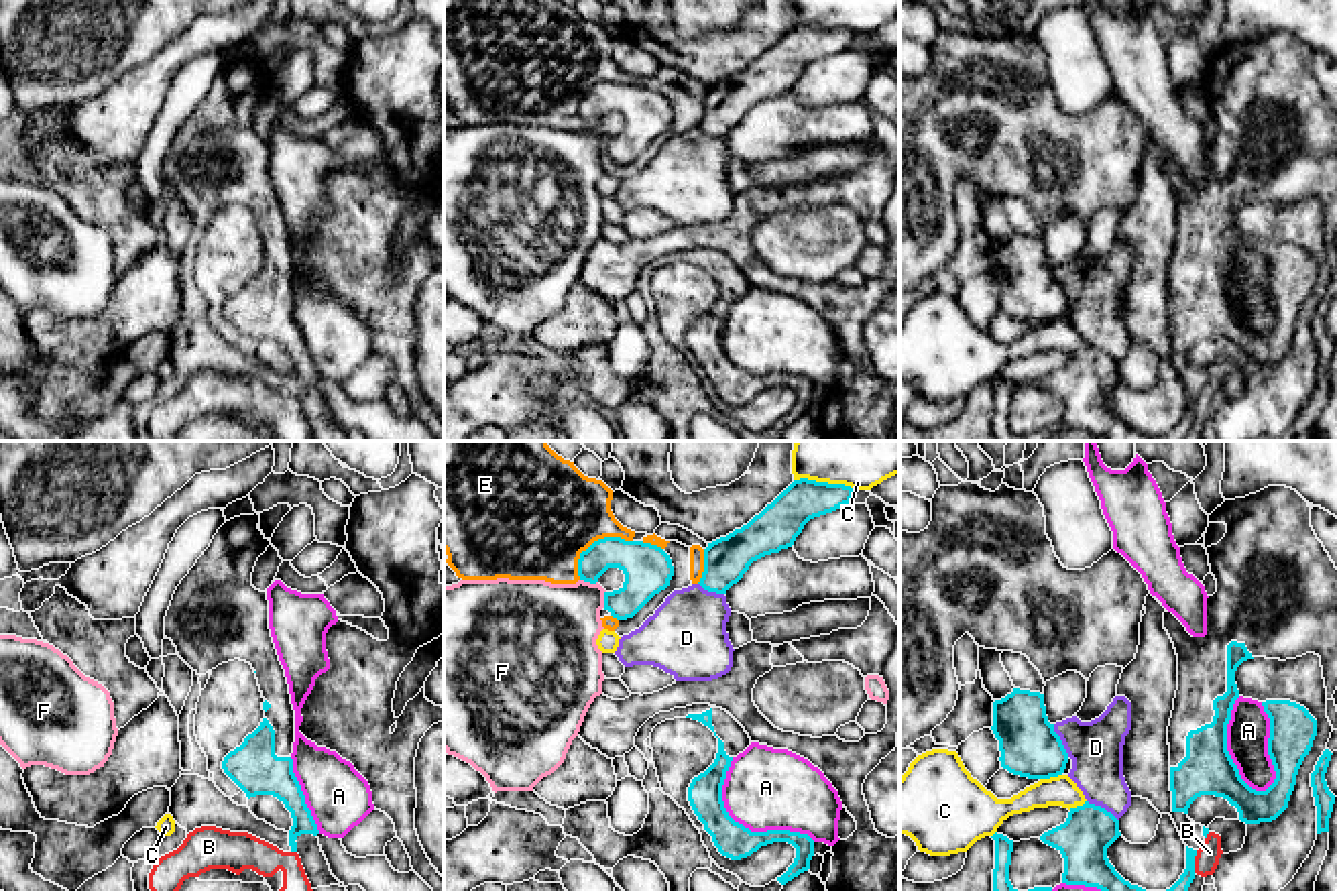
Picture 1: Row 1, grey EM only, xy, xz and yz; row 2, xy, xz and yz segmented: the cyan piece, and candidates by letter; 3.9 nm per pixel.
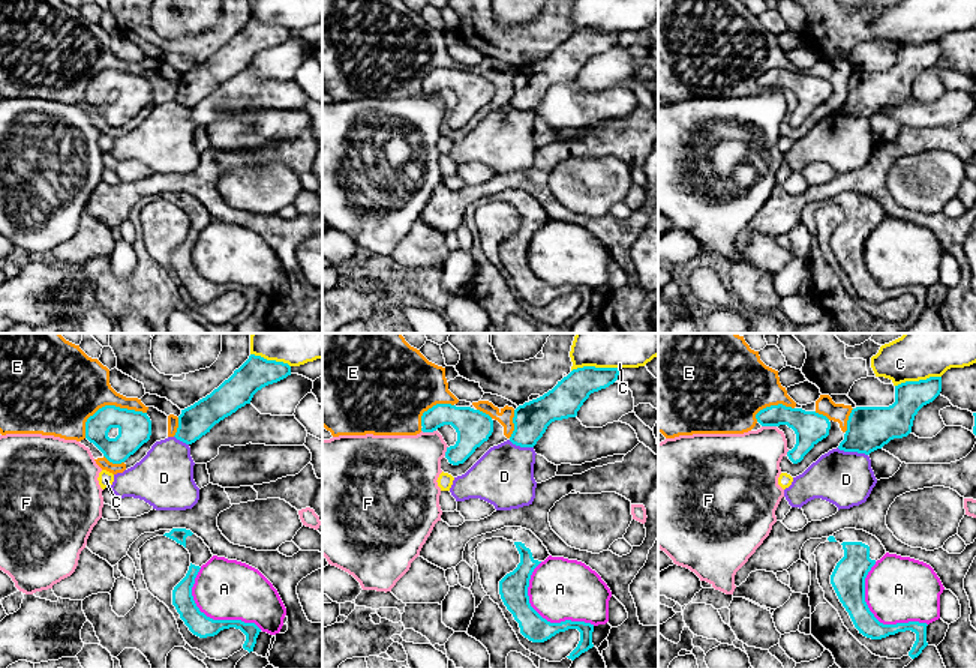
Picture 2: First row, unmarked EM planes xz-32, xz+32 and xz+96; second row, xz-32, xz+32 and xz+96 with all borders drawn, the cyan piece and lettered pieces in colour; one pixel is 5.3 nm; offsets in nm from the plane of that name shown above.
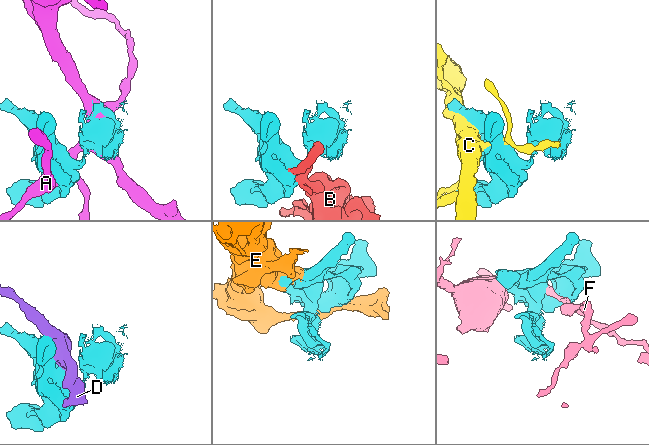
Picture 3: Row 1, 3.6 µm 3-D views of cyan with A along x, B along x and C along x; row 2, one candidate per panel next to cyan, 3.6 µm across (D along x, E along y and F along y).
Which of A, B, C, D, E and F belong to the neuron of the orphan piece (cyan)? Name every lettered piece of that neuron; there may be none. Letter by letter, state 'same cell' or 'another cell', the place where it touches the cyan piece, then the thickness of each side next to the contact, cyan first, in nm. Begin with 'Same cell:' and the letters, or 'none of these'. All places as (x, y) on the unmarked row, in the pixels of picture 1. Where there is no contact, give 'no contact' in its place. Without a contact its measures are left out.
Same cell: none of these
A: another cell | yz (1226, 293) | 200/170 nm
B: another cell | yz (1193, 405) | 70/100 nm
C: another cell | xz (825, 27) | 170/140 nm
D: another cell | yz (1061, 285) | 240/220 nm
E: another cell | xz (595, 86) | 190/460 nm
F: another cell | xz (589, 125) | 190/360 nm

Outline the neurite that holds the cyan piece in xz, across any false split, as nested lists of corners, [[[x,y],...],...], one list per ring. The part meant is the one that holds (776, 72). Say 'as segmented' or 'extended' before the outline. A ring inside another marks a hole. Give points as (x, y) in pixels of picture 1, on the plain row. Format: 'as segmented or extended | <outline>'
as segmented | [[[794,24],[747,69],[708,87],[698,128],[708,136],[726,138],[753,106],[792,92],[810,63],[849,49],[853,37],[845,28]]]

